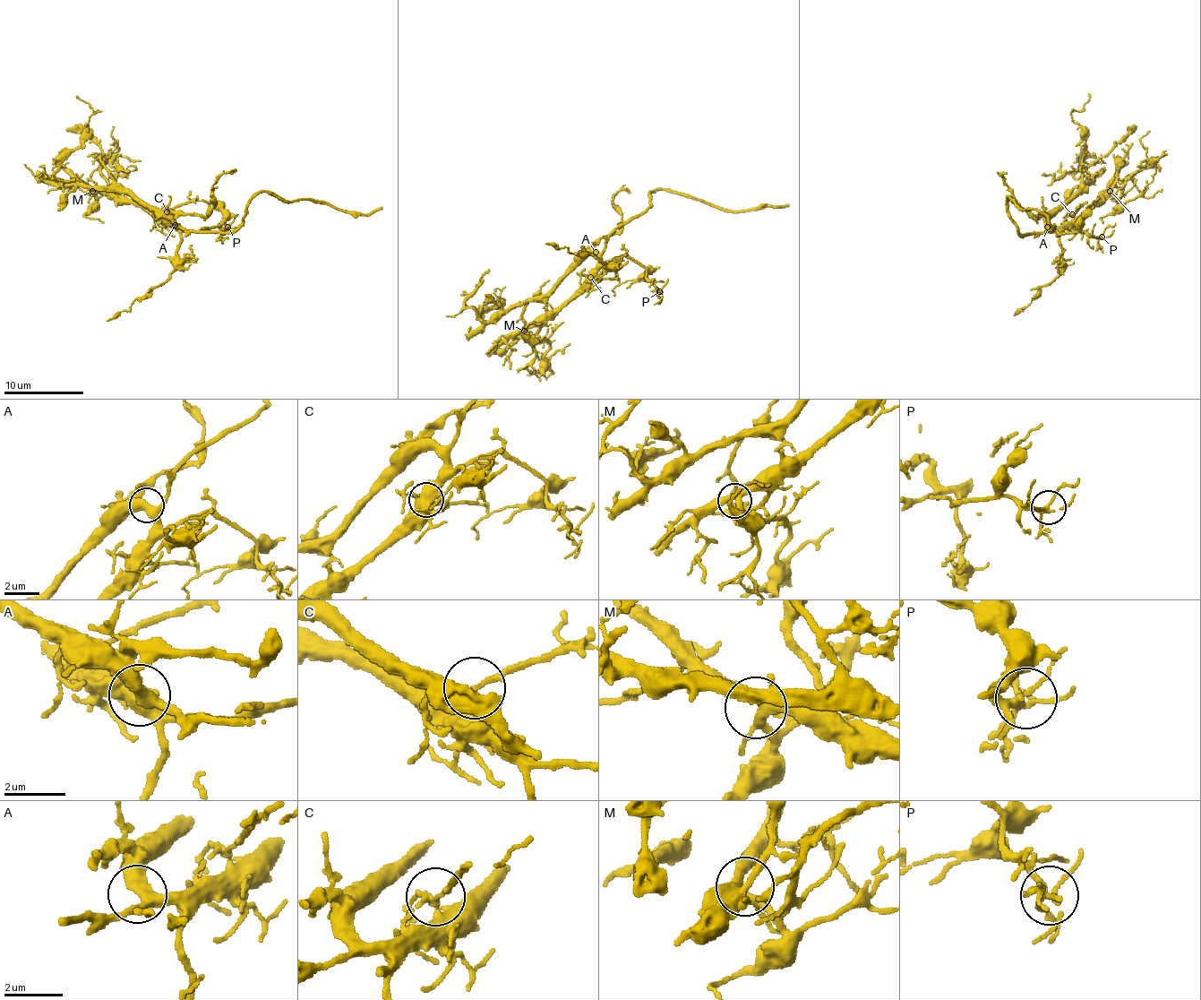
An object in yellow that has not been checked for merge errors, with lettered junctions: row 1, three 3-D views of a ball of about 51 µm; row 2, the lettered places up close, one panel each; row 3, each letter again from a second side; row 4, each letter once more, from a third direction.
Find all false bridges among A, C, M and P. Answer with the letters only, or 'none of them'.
none of them

